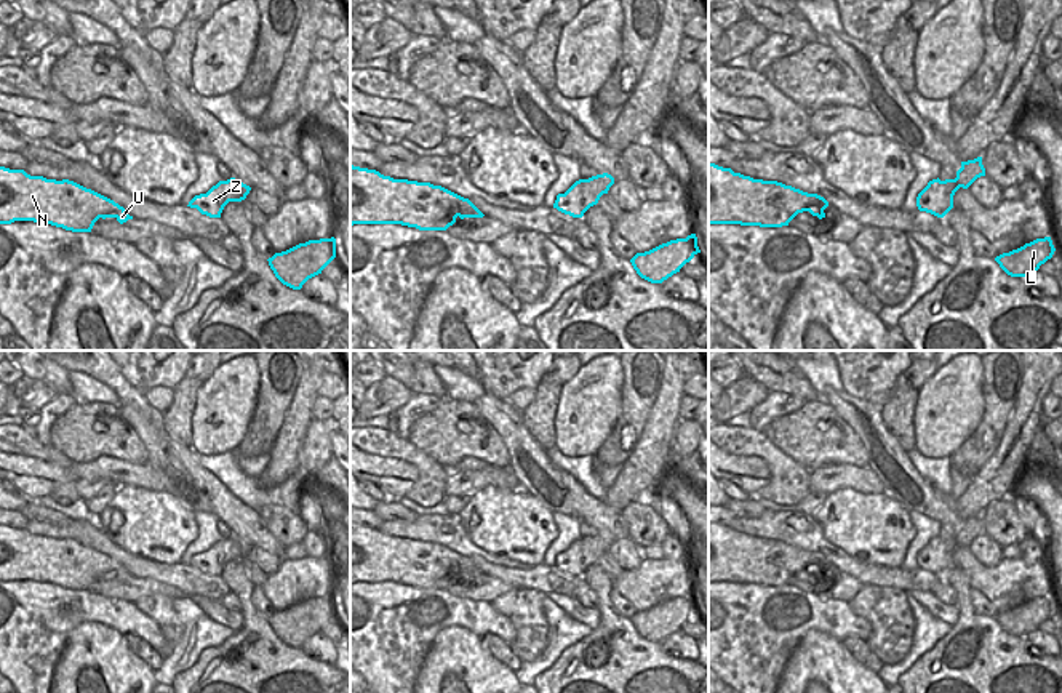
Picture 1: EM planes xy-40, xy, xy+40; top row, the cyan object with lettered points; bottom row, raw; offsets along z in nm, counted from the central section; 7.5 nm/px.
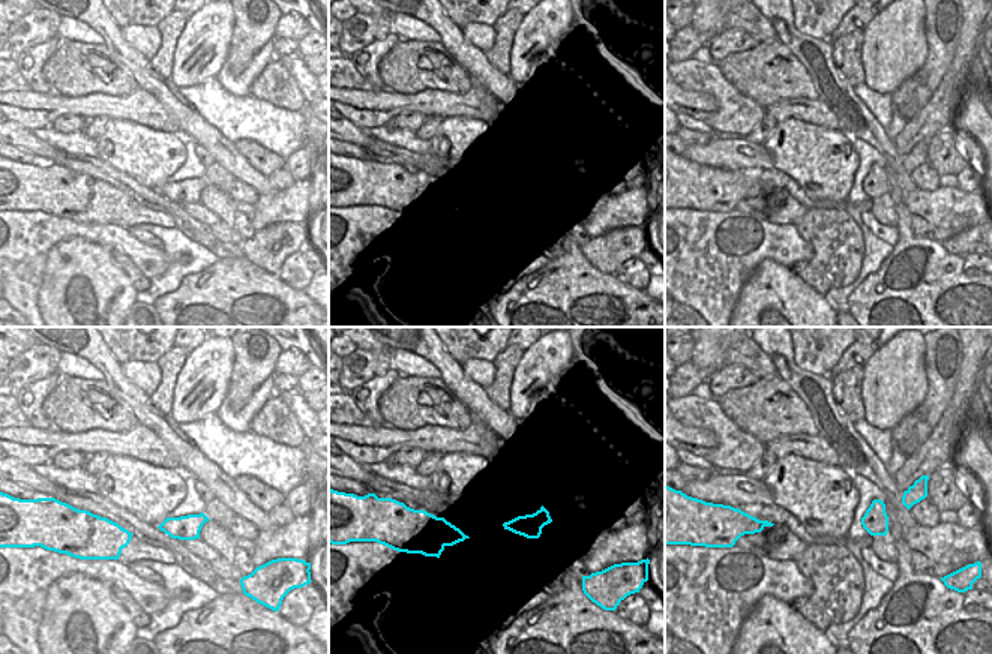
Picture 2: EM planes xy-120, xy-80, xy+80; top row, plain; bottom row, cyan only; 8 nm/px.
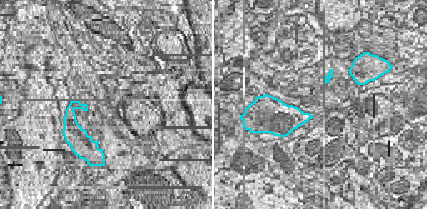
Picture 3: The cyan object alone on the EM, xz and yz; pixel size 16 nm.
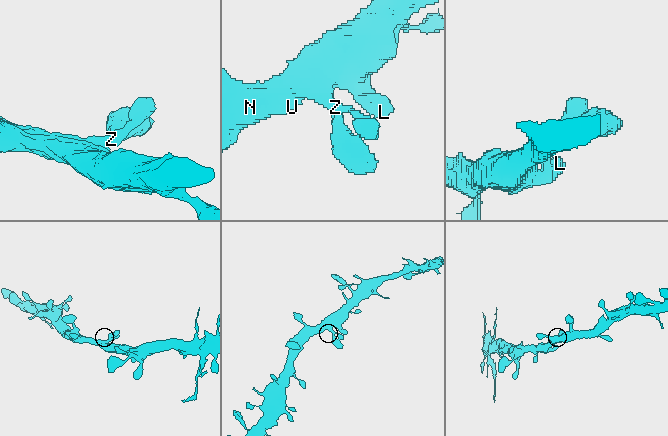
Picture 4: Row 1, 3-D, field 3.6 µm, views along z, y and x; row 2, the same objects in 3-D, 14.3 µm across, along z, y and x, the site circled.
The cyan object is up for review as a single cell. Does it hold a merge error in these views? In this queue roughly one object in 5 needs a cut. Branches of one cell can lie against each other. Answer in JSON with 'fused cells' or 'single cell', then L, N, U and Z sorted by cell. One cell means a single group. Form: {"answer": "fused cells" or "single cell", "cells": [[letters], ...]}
{"answer": "single cell", "cells": [["L", "N", "U", "Z"]]}

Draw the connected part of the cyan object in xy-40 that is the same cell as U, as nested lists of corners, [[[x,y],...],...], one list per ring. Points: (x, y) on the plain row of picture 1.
[[[0,525],[0,583],[34,579],[72,591],[91,591],[99,576],[115,576],[120,583],[133,578],[114,559],[74,539]]]

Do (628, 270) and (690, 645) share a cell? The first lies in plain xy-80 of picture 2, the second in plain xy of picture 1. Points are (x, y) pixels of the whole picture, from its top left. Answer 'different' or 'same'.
same

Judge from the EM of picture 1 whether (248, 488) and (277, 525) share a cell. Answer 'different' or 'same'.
different

